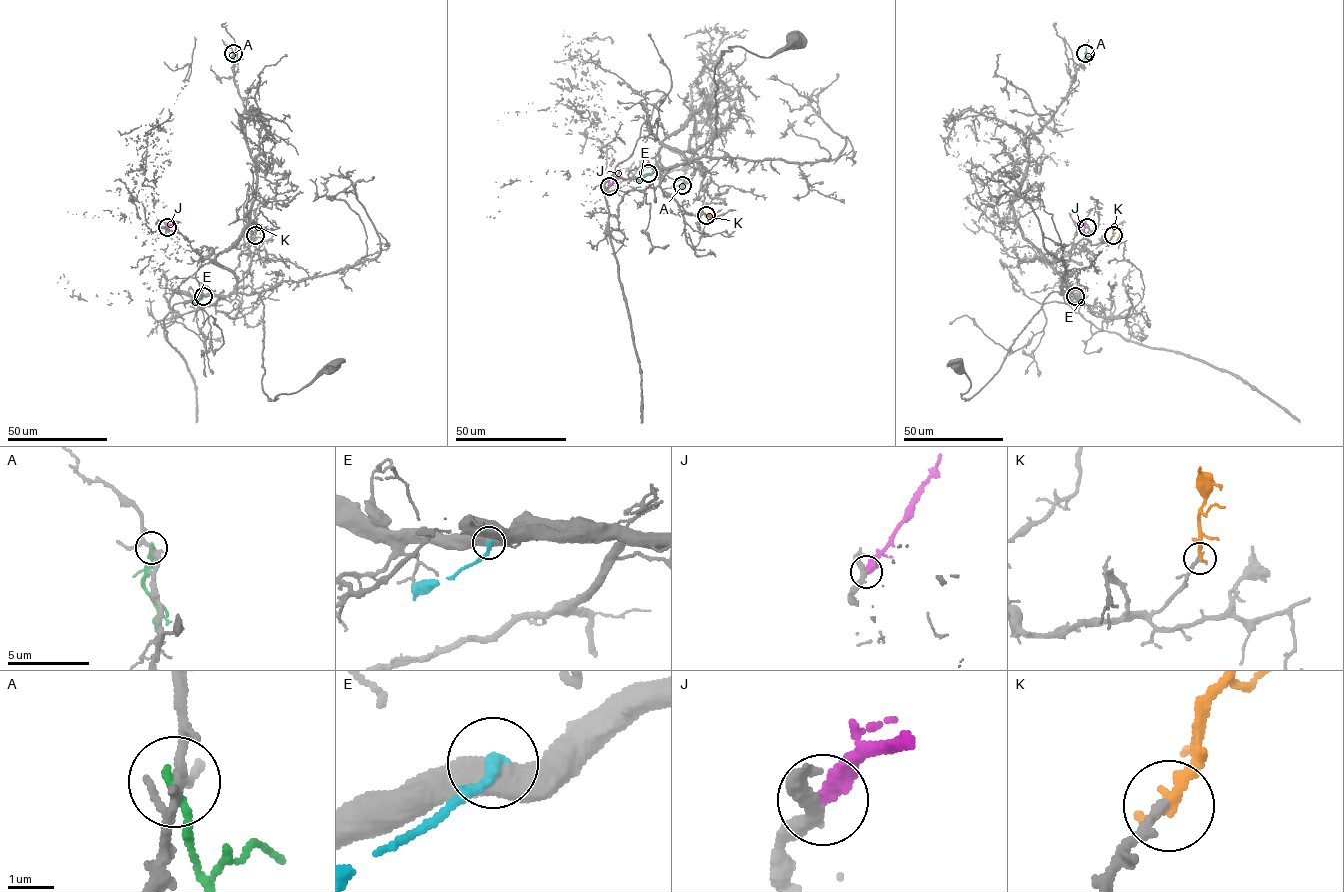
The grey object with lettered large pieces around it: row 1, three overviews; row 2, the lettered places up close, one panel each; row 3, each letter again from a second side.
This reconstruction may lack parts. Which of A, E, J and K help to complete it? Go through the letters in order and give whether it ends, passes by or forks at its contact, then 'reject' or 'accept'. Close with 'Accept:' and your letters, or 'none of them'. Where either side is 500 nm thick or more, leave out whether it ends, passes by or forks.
A: it ends; reject
E: reject
J: it ends; reject
K: it ends; accept
Accept: K

